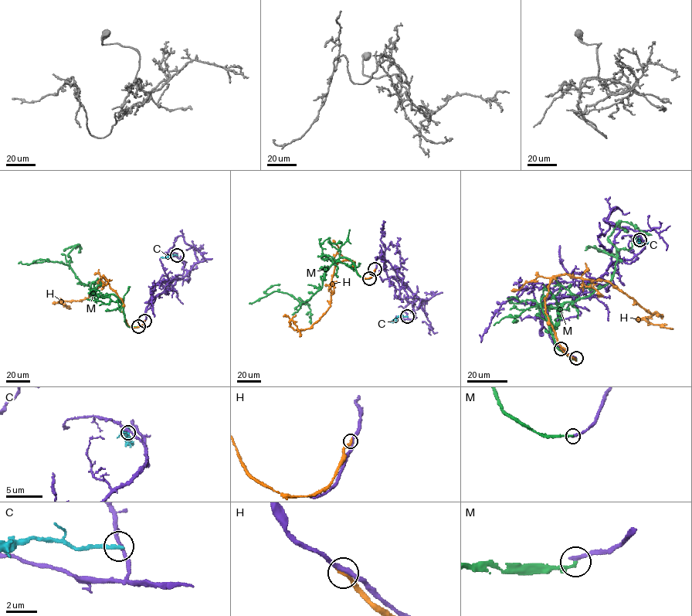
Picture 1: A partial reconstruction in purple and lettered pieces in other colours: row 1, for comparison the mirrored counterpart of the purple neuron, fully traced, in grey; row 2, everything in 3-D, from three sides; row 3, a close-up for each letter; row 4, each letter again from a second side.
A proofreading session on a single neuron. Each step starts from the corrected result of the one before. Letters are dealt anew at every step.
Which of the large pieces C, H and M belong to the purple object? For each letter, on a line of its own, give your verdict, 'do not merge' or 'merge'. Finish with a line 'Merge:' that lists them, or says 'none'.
C: do not merge
H: do not merge
M: do not merge
Merge: none

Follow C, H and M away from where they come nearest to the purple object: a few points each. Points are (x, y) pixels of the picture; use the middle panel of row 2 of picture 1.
C: (407, 316), (398, 316), (391, 322)
H: (374, 270), (364, 278), (351, 260), (335, 264), (326, 311), (303, 330), (294, 330), (290, 321), (300, 336)
M: (369, 278), (359, 276), (351, 260), (339, 257), (325, 273), (322, 287), (306, 301), (274, 291), (249, 303)

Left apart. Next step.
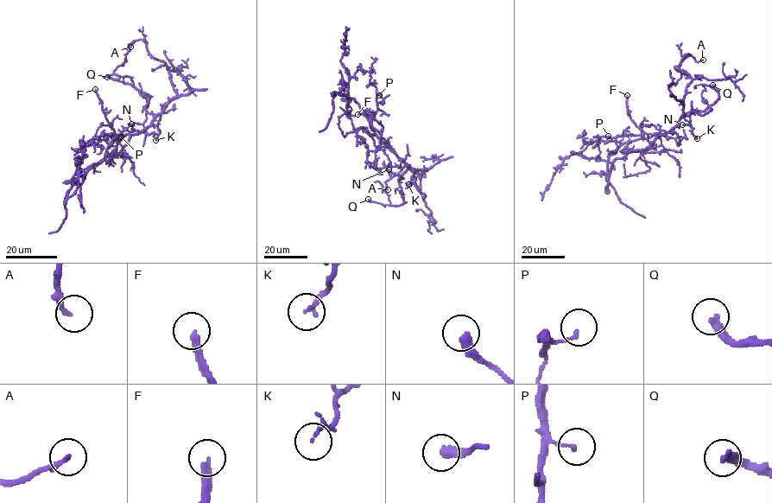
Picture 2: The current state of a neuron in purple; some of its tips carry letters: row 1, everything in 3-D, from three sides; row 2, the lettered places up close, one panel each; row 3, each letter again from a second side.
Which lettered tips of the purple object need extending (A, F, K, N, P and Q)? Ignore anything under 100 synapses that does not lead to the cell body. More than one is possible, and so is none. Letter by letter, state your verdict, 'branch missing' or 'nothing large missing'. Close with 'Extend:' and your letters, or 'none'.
A: nothing large missing
F: branch missing
K: nothing large missing
N: nothing large missing
P: nothing large missing
Q: nothing large missing
Extend: F

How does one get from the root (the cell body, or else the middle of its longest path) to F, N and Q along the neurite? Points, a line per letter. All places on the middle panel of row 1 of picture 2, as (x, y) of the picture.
F: (371, 118), (371, 125), (387, 145), (364, 116), (357, 114)
N: (371, 118), (371, 125), (407, 166), (401, 177), (389, 169)
Q: (371, 118), (371, 125), (407, 168), (399, 181), (402, 203), (382, 205), (368, 199)

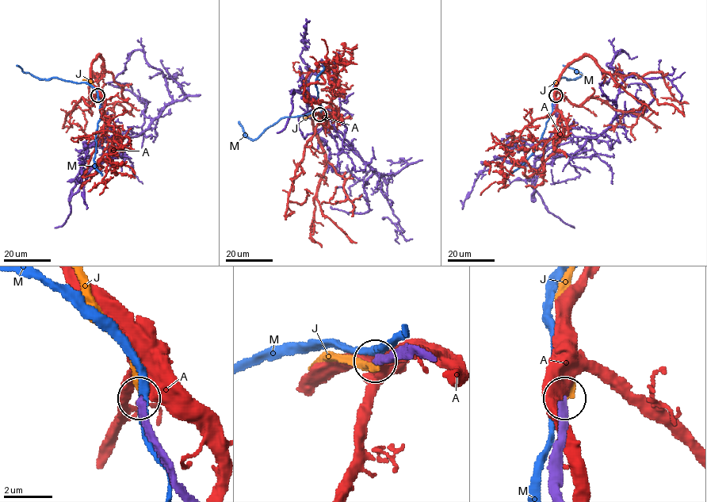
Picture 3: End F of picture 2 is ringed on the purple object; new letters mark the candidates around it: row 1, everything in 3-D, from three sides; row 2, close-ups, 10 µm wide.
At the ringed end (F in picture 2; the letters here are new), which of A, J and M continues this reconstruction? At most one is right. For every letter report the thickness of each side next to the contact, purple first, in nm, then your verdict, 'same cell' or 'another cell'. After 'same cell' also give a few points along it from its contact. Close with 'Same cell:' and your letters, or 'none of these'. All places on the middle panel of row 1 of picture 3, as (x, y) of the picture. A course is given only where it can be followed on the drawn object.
A: 300/650 nm | another cell
J: 300/240 nm | another cell
M: 280/240 nm | another cell
Same cell: none of these

